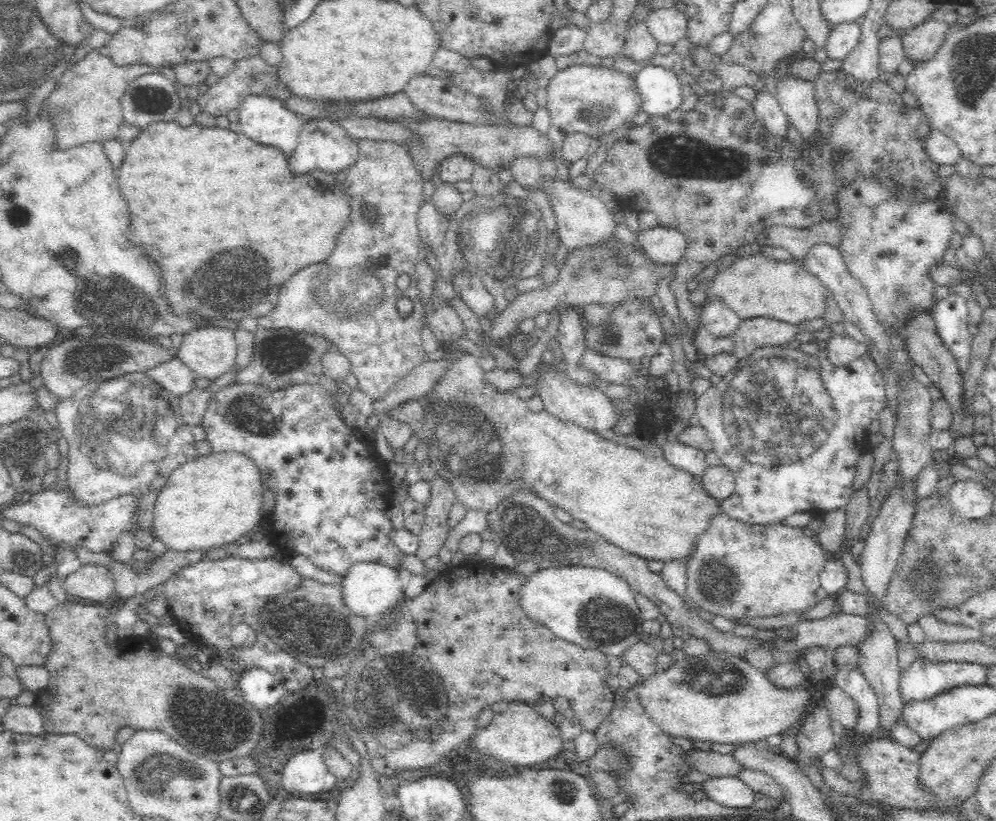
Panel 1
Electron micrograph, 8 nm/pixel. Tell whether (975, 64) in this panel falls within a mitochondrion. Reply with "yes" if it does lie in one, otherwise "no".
yes

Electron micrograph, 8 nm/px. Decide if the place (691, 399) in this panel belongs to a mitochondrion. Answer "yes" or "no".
no

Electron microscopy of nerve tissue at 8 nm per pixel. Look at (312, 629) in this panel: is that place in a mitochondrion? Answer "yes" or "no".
yes

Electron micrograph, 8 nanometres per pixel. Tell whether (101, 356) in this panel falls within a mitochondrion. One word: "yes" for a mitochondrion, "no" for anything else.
yes

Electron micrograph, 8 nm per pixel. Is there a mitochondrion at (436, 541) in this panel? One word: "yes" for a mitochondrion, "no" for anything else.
no

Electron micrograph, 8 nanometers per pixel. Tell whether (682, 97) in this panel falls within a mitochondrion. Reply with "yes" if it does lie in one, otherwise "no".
no

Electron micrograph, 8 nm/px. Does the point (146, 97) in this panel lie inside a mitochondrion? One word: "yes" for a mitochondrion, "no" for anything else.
yes

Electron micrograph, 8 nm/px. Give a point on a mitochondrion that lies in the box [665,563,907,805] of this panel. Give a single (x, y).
(704, 685)

